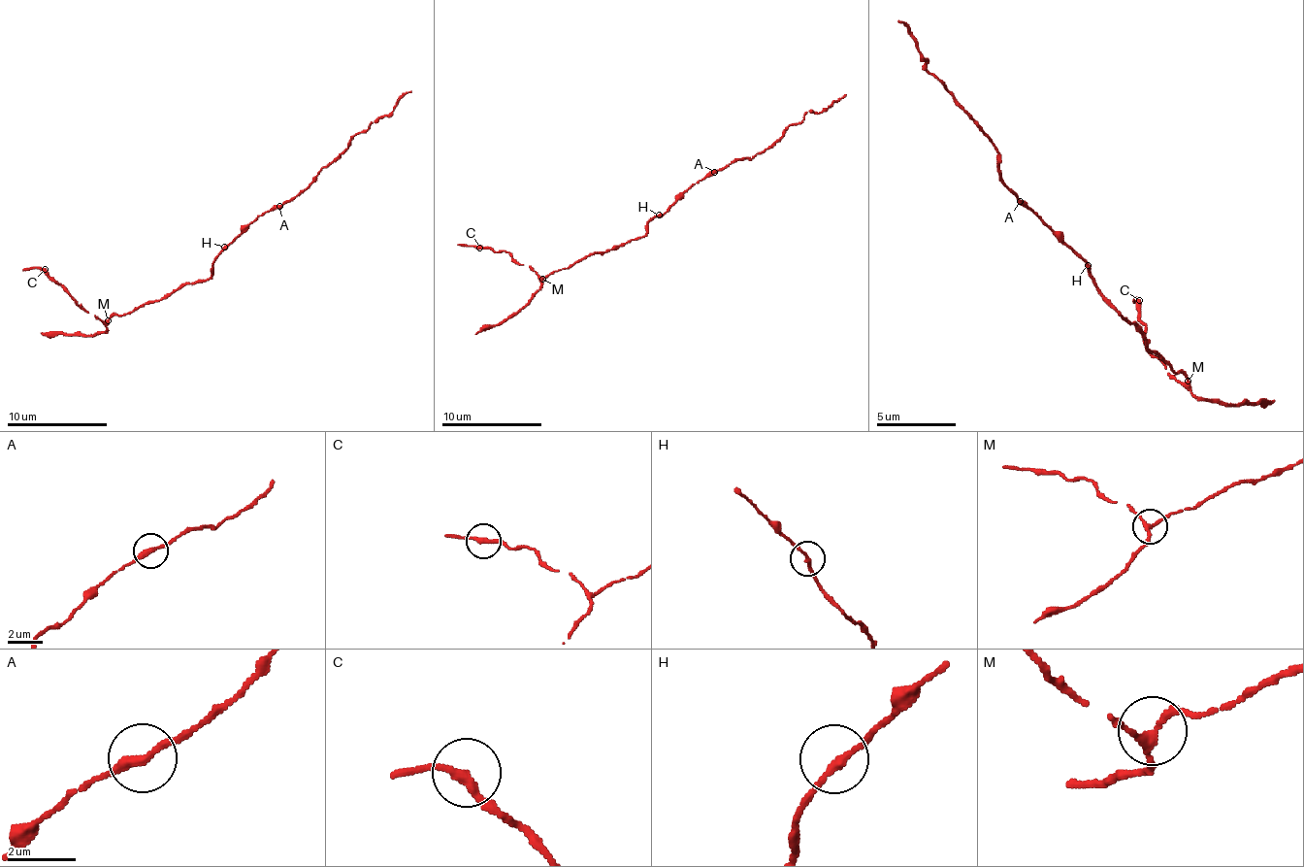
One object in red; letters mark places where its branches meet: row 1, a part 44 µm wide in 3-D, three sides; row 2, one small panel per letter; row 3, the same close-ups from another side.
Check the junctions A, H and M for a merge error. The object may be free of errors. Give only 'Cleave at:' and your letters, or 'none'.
Cleave at: none

